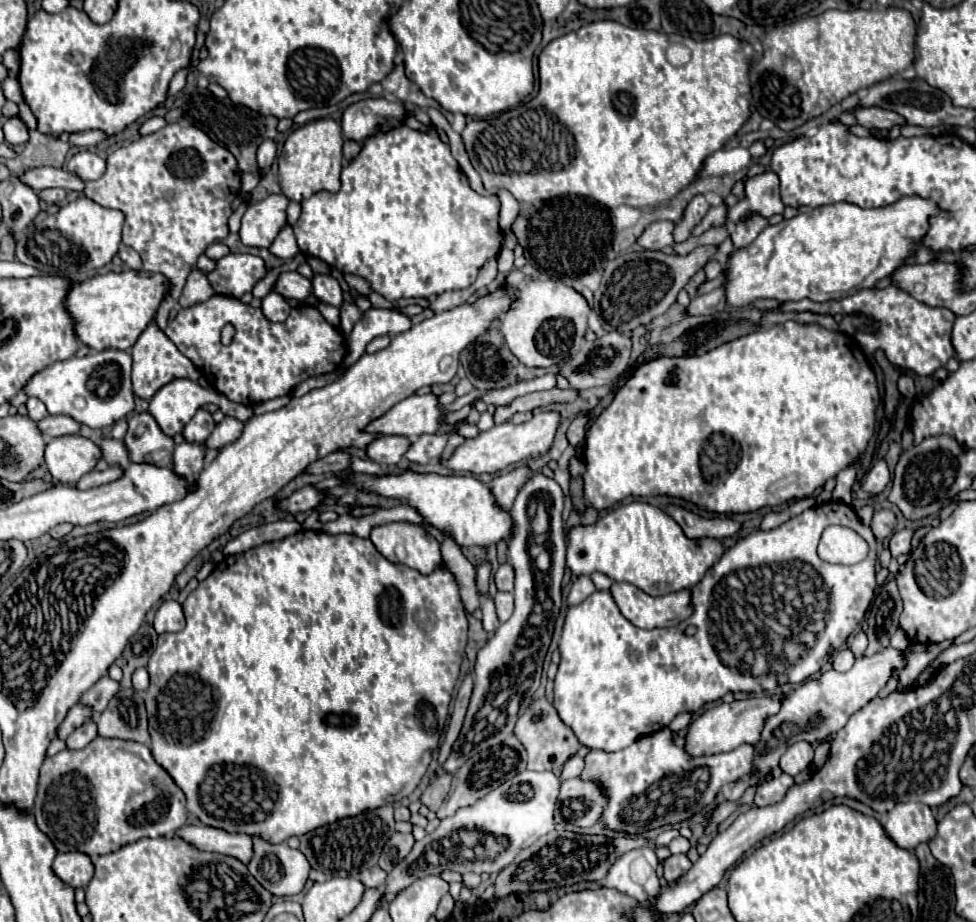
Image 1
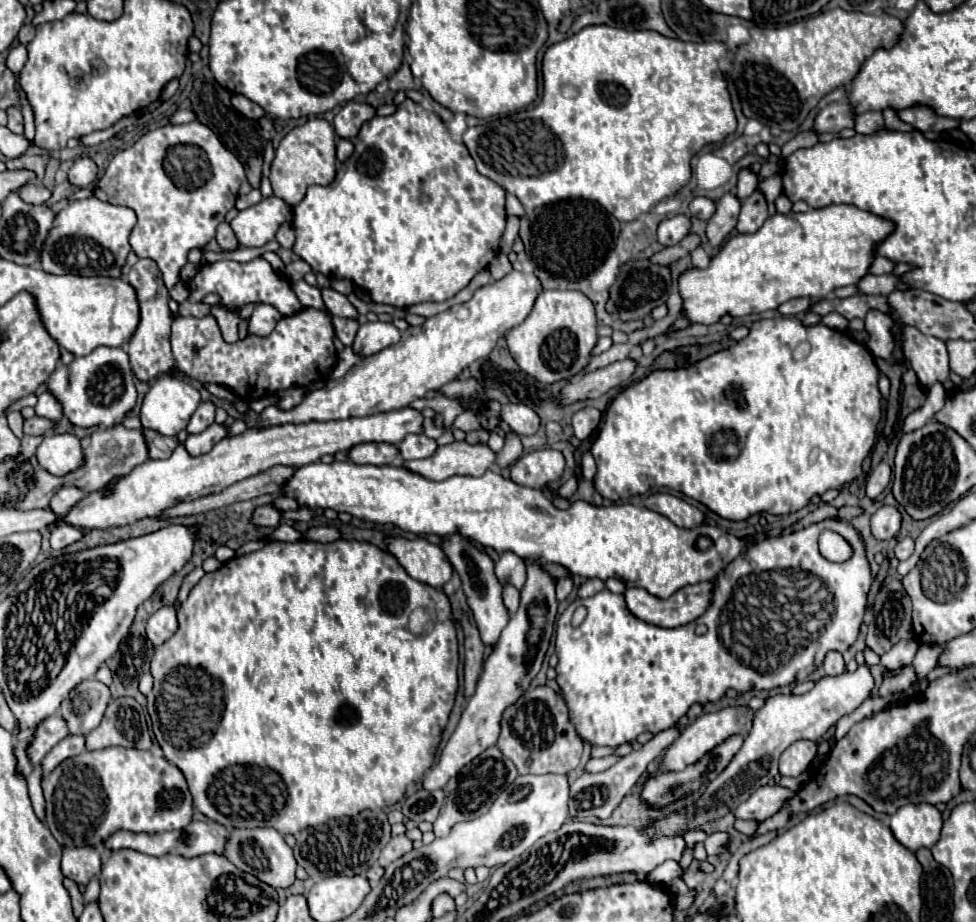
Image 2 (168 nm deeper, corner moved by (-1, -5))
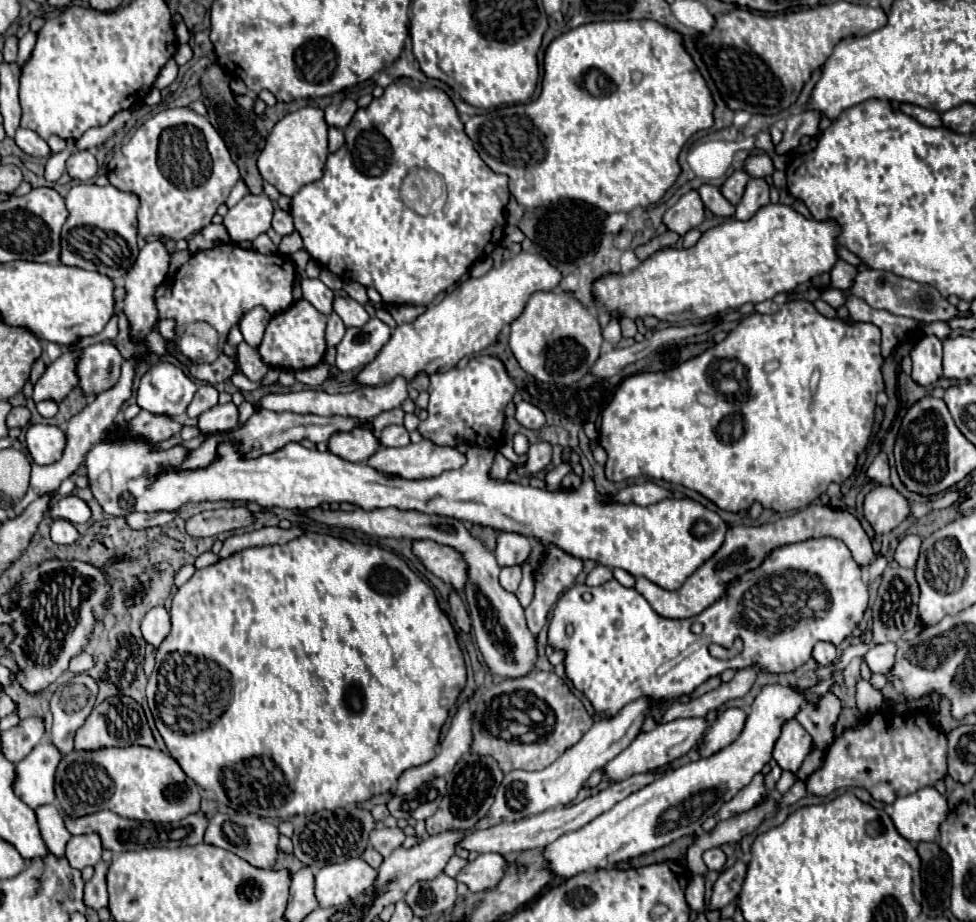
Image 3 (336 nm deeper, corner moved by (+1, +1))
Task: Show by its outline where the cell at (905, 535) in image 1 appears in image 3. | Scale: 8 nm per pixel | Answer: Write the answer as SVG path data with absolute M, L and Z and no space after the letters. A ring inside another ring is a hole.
M913 534L903 536L895 548L895 554L893 554L895 562L903 568L915 568L915 560L919 556L919 546L921 546L919 536L913 536Z

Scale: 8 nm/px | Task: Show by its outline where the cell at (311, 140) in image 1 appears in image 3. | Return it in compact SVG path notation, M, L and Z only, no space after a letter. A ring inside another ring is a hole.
M301 108L279 120L269 134L263 152L257 158L257 168L265 182L273 184L279 194L293 196L301 186L319 180L325 174L325 160L329 156L327 148L327 122L321 108Z

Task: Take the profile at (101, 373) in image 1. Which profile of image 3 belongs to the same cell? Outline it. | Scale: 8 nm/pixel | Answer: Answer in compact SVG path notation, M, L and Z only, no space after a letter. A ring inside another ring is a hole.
M99 342L83 348L77 358L77 388L85 396L97 396L113 388L121 376L123 356L111 342Z

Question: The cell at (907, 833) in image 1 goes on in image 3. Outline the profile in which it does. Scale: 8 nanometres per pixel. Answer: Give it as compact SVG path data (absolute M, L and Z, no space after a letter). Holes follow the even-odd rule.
M921 788L915 794L895 800L891 820L905 840L935 842L939 824L947 818L947 812L947 800L935 788Z

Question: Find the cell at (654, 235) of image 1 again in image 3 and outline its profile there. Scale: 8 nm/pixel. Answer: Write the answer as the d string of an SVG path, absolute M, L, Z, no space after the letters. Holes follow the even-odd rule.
M691 190L685 196L681 196L679 202L665 212L663 224L669 230L677 232L679 236L685 236L691 228L699 226L703 222L703 218L705 218L703 202L699 200L699 194L695 190Z

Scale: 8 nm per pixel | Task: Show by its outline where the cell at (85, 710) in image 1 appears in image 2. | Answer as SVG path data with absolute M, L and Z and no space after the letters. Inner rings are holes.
M53 714L49 718L45 718L45 722L41 722L41 726L37 726L37 734L33 734L33 742L29 744L29 762L35 766L41 762L41 758L65 736L69 734L65 720L59 714Z

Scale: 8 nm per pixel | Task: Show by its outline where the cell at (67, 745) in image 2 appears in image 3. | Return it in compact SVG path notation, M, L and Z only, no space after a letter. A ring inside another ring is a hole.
M43 740L17 764L19 780L15 782L15 792L27 806L37 808L41 804L55 802L53 782L61 756L63 754L51 740Z

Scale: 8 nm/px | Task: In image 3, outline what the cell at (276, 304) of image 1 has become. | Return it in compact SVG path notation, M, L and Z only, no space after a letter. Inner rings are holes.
M257 306L243 316L243 320L239 322L239 328L249 346L255 348L261 344L261 338L263 338L263 332L265 332L269 320L271 320L271 314L263 306Z

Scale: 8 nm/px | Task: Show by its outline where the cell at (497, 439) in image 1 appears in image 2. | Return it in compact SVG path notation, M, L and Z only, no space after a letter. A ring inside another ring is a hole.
M453 442L447 446L439 446L435 454L429 458L409 460L403 466L423 478L439 482L455 474L481 476L493 464L495 454L489 450L489 446L483 444L471 446L467 442Z

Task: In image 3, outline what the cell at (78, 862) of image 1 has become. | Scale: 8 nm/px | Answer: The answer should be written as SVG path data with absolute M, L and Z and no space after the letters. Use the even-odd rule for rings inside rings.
M83 834L83 836L73 836L67 842L67 850L65 850L65 858L69 860L69 864L77 870L83 870L85 866L95 866L103 854L101 848L101 840L95 834Z

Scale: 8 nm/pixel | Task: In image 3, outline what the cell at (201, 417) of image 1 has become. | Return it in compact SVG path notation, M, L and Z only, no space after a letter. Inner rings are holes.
M209 384L201 386L201 388L197 390L197 394L195 394L195 398L191 400L189 408L187 408L187 416L189 416L189 418L197 418L197 416L201 416L205 410L211 410L211 408L217 404L217 396L219 396L219 392L217 392L213 386L209 386Z

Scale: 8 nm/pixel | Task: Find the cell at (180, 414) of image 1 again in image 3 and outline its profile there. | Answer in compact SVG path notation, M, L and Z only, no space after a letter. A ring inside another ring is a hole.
M153 364L141 378L137 404L157 416L181 416L197 392L197 384L175 364Z

